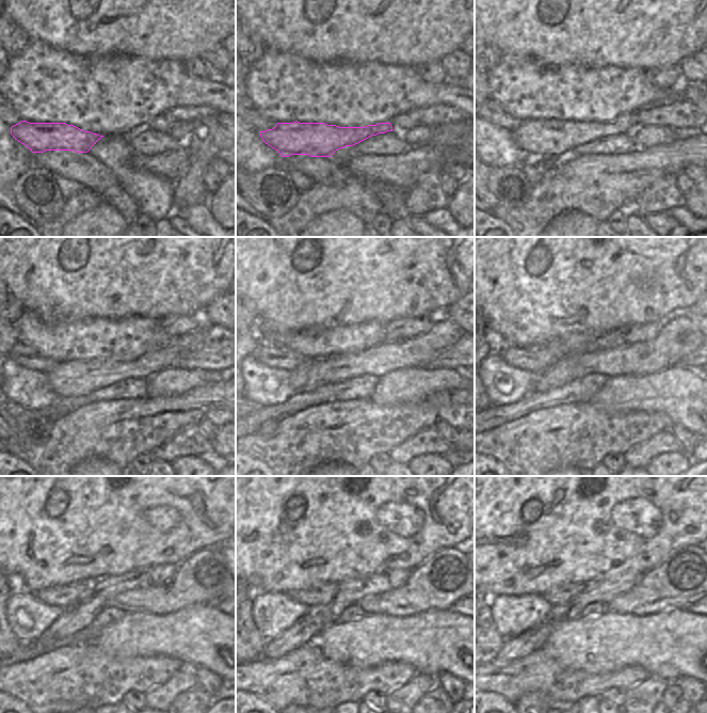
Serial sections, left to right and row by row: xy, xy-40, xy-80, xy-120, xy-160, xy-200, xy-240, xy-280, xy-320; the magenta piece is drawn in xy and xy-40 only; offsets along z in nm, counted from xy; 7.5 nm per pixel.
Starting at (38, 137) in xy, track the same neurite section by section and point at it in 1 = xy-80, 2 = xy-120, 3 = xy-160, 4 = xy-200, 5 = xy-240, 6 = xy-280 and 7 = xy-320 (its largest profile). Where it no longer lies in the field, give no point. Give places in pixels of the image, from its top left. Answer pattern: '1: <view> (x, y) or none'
1: xy-80 (542, 139)
2: xy-120 (76, 378)
3: xy-160 (417, 352)
4: xy-200 (679, 336)
5: xy-240 (201, 579)
6: xy-280 (445, 577)
7: xy-320 (686, 575)

